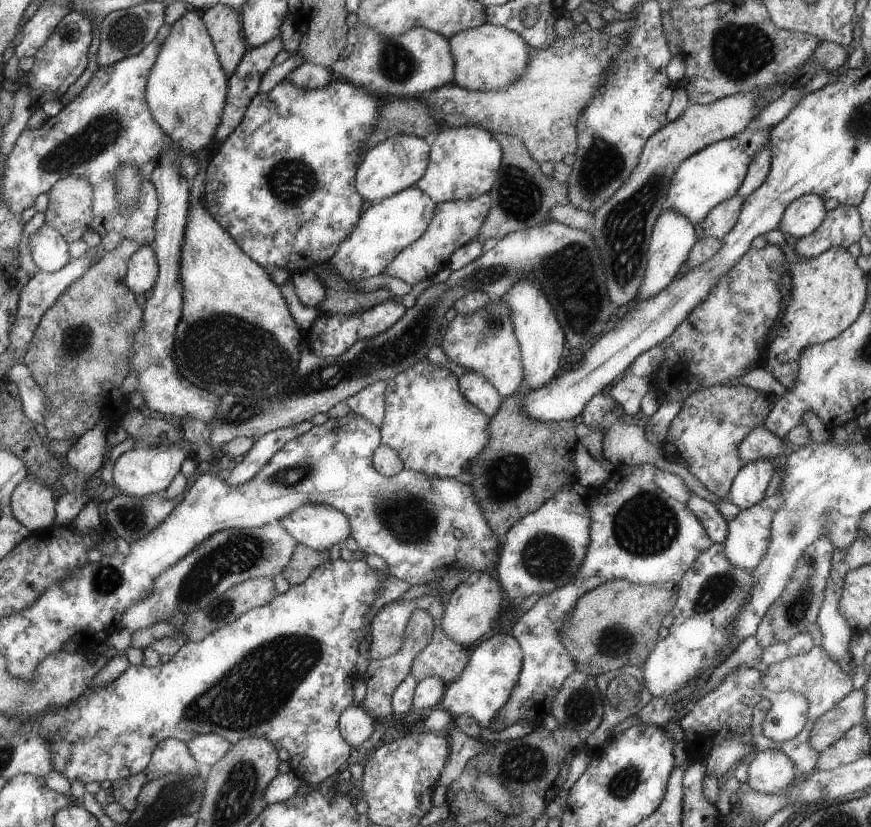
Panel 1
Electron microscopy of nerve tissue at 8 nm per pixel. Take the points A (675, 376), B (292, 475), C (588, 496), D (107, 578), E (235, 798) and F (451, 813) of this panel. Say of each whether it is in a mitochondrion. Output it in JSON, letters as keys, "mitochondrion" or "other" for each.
{"A":"other","B":"mitochondrion","C":"other","D":"mitochondrion","E":"mitochondrion","F":"other"}

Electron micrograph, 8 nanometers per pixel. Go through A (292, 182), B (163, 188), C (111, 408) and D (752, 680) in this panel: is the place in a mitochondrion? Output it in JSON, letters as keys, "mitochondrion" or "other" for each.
{"A":"mitochondrion","B":"other","C":"other","D":"other"}

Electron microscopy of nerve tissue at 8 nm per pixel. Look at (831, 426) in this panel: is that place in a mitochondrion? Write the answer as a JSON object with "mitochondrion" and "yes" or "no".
{"mitochondrion":"no"}

